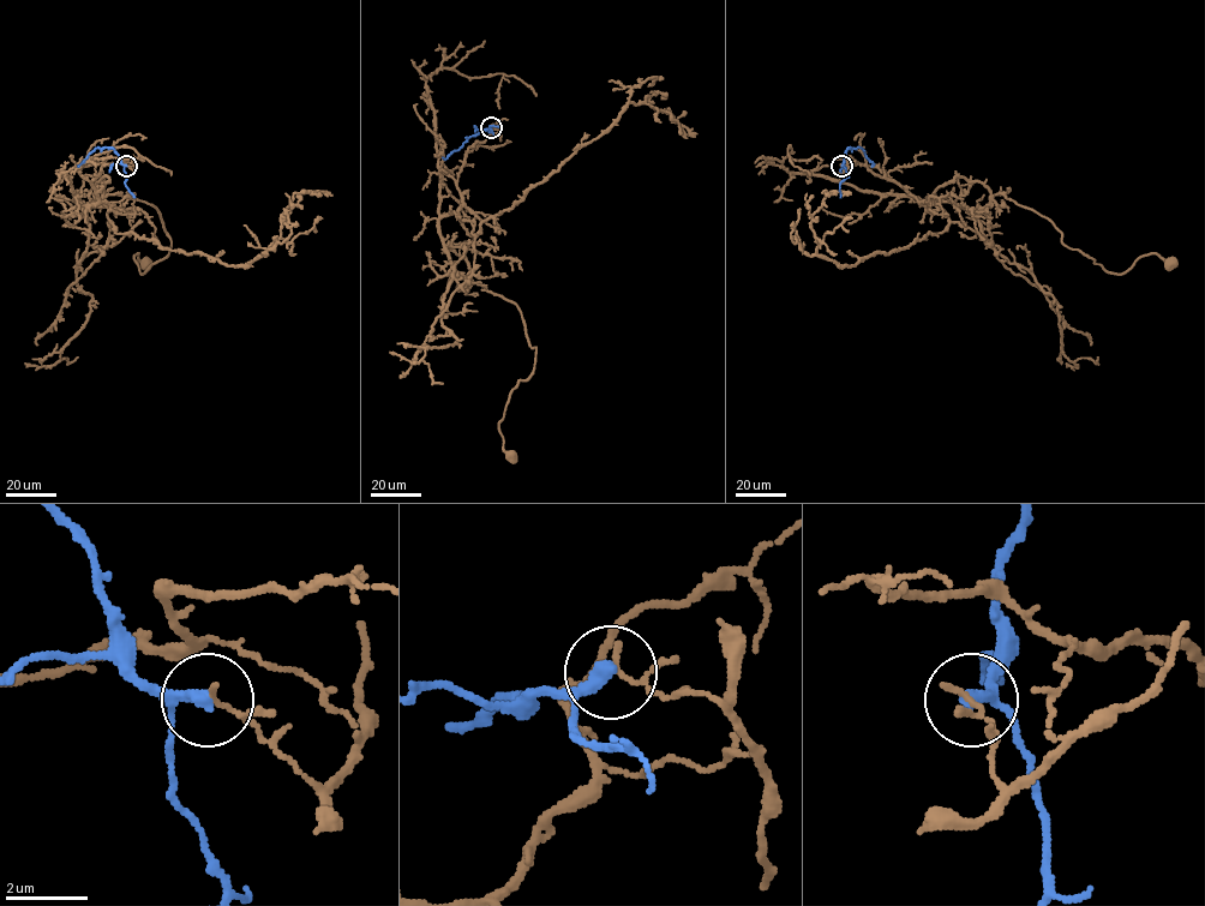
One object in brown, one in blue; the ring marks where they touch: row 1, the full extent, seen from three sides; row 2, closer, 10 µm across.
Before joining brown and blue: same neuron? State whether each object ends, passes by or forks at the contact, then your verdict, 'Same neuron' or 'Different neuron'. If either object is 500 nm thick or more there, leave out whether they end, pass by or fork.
At the ring brown passes by. At the ring blue passes by. Different neuron

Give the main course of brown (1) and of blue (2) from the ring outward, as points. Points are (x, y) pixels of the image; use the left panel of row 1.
1: (126, 166), (103, 166), (95, 204), (73, 200), (157, 209), (171, 247), (145, 264)
2: (126, 166), (112, 148), (99, 148), (77, 166)

